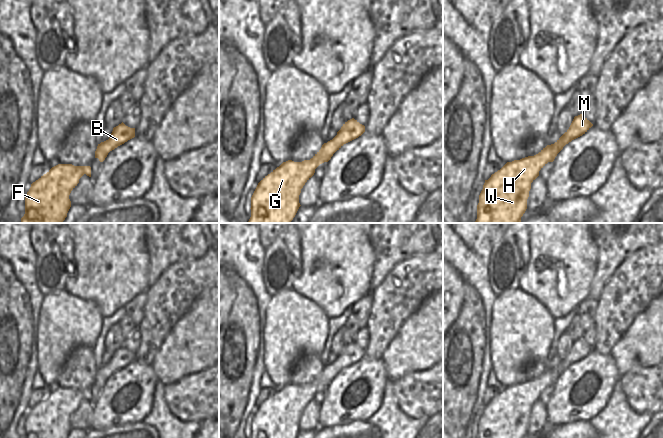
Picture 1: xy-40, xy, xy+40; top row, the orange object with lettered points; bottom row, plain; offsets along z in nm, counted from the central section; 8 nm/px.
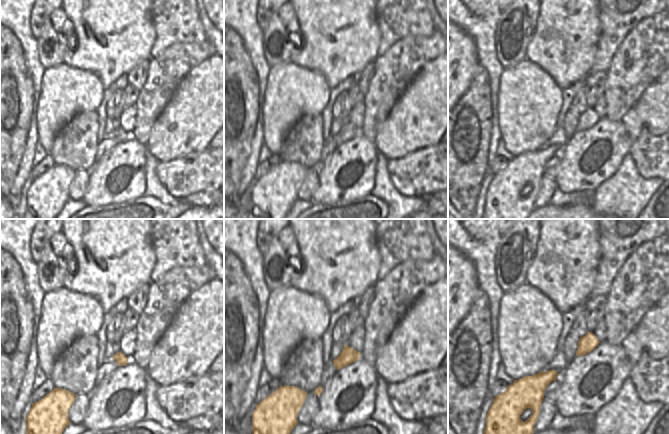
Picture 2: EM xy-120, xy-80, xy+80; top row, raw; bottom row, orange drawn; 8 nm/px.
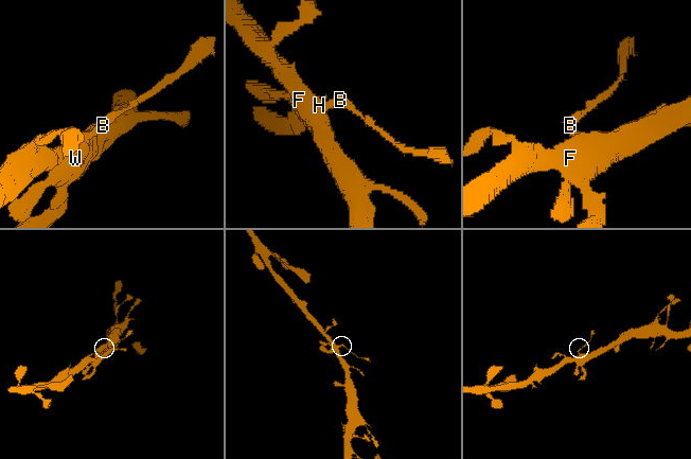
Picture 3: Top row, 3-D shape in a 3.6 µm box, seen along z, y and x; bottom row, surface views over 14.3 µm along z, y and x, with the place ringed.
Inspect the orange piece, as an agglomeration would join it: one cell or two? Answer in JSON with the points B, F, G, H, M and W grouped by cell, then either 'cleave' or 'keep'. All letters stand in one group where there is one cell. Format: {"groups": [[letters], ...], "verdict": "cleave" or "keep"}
{"groups": [["B", "M"], ["F", "G", "H", "W"]], "verdict": "cleave"}

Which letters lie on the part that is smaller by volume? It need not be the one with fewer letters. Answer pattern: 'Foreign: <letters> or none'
Foreign: B, M

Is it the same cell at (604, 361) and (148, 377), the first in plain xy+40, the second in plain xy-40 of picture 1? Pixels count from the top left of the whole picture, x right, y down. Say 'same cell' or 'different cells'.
same cell

